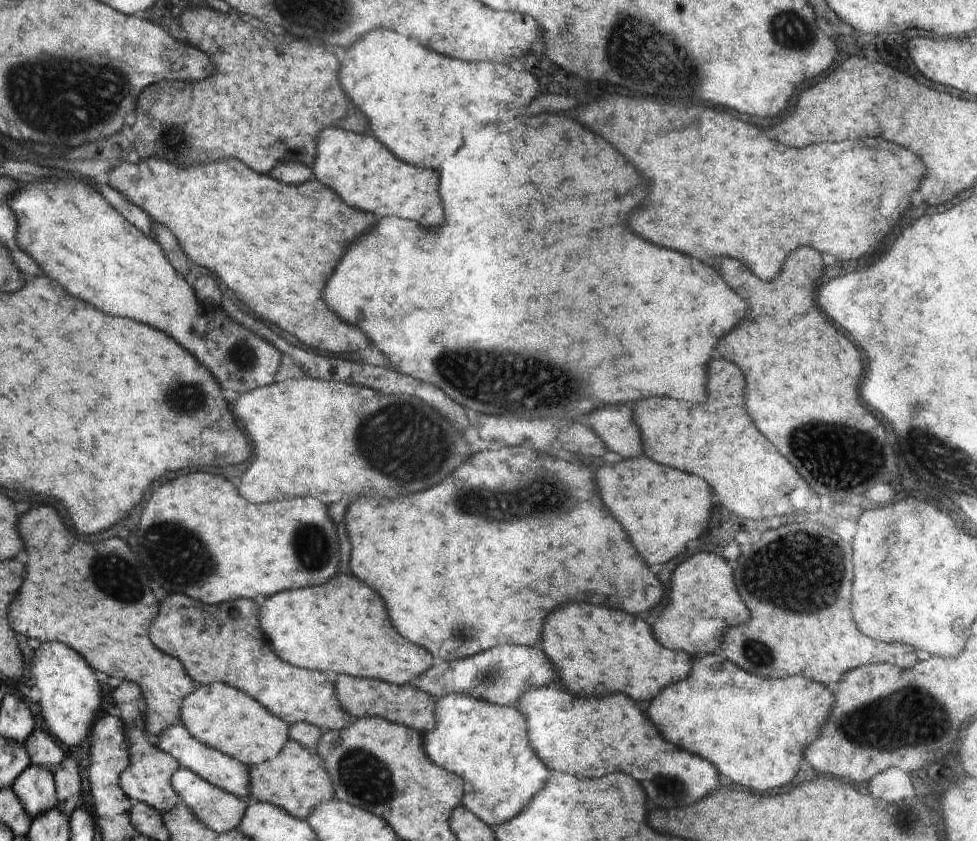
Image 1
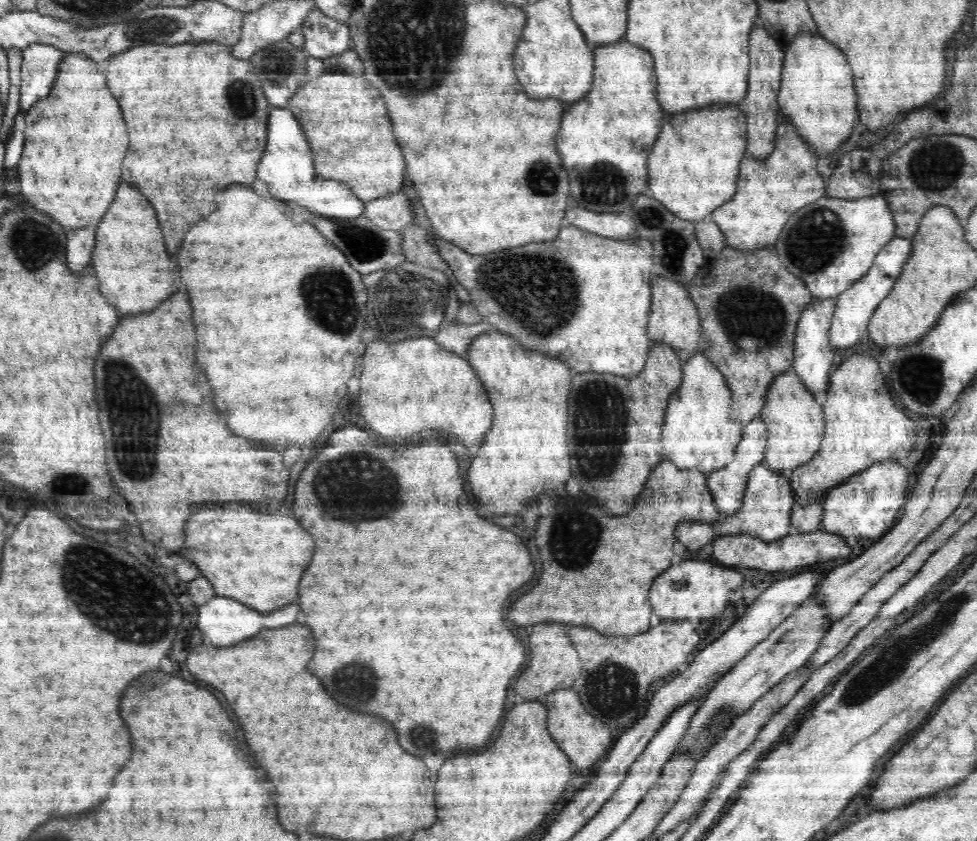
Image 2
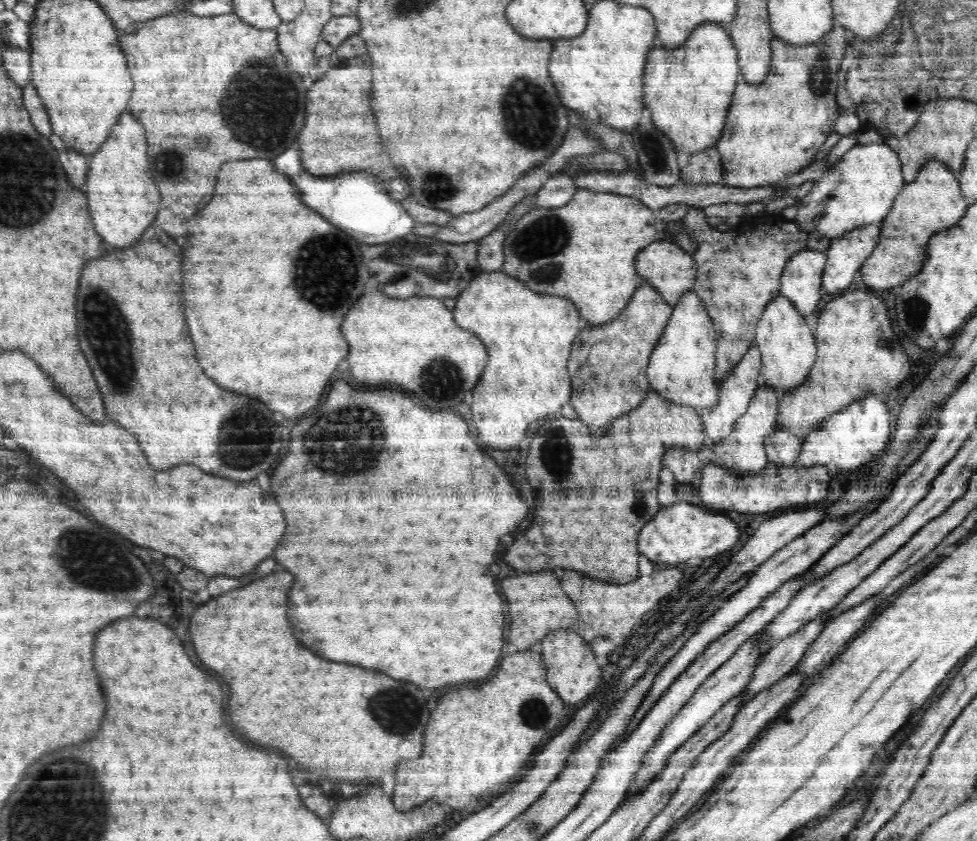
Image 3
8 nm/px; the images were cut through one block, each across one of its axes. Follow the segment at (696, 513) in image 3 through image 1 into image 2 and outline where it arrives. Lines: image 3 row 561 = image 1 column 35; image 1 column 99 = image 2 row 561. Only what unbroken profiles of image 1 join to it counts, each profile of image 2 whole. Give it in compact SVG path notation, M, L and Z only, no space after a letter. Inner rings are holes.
M684 560L676 566L670 566L664 574L659 574L654 580L654 584L649 588L650 602L652 602L652 614L660 616L661 620L672 620L678 617L680 620L688 620L697 623L701 619L717 618L730 604L732 594L738 586L744 582L744 576L738 570L732 570L732 567L714 566L705 560Z

